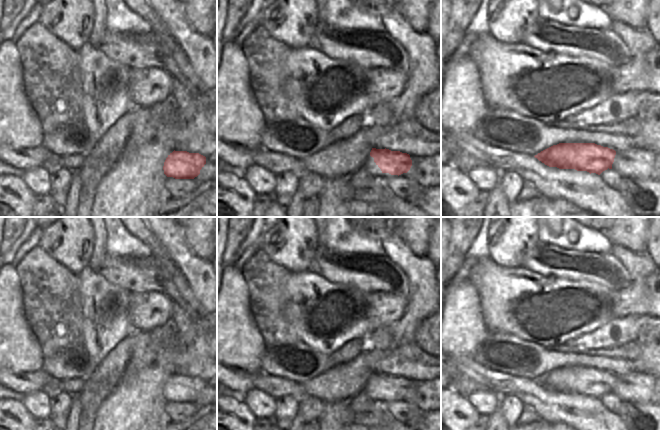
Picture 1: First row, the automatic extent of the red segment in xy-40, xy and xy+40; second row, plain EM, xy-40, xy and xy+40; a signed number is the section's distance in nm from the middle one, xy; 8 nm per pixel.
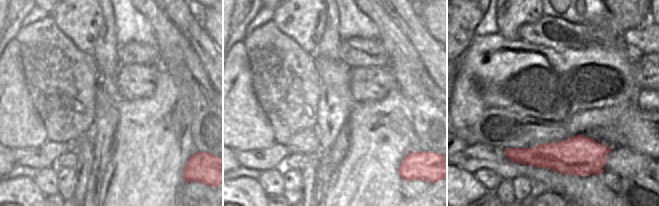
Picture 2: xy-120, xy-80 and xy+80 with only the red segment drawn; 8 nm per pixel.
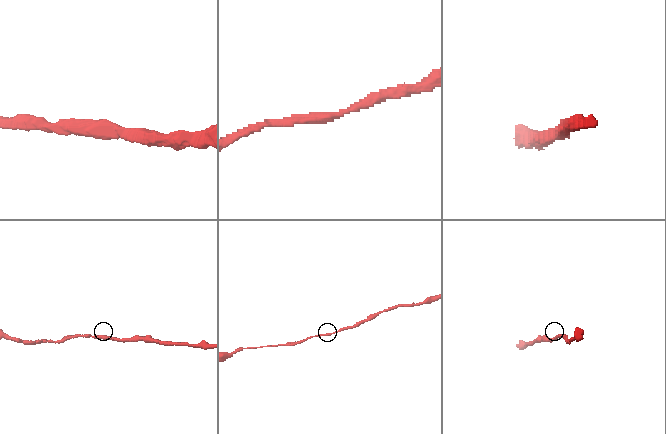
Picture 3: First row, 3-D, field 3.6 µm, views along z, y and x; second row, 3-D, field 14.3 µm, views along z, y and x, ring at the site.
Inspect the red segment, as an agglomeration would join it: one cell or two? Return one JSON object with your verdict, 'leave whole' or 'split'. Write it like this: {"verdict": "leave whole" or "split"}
{"verdict": "leave whole"}

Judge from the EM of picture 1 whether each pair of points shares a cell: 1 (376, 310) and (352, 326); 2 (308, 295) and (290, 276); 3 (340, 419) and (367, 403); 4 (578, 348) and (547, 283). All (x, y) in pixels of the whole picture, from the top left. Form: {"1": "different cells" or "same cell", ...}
{"1": "different cells", "2": "same cell", "3": "same cell", "4": "different cells"}

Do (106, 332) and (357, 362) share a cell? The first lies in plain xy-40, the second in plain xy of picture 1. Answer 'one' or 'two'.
two

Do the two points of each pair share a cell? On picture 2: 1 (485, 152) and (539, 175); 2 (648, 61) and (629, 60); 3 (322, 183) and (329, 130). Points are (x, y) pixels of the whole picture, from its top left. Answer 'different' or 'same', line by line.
1: same
2: different
3: same

